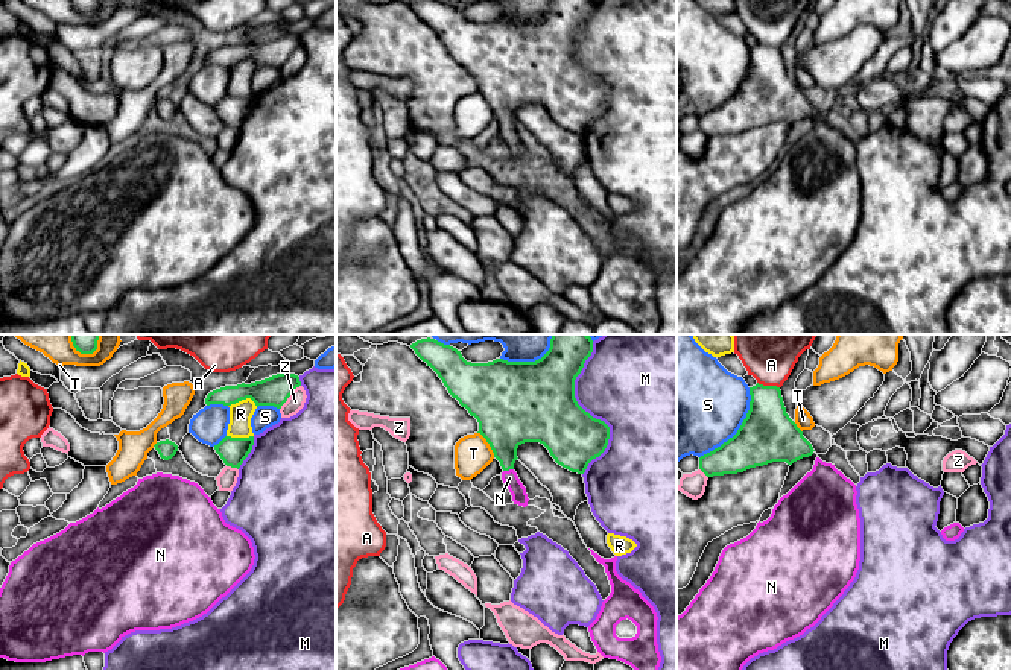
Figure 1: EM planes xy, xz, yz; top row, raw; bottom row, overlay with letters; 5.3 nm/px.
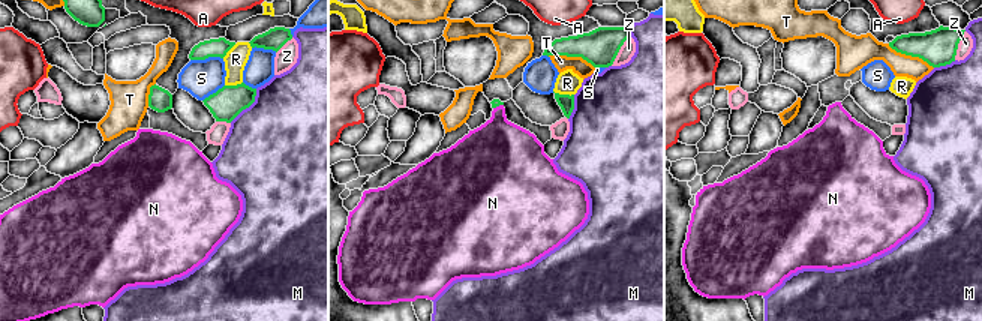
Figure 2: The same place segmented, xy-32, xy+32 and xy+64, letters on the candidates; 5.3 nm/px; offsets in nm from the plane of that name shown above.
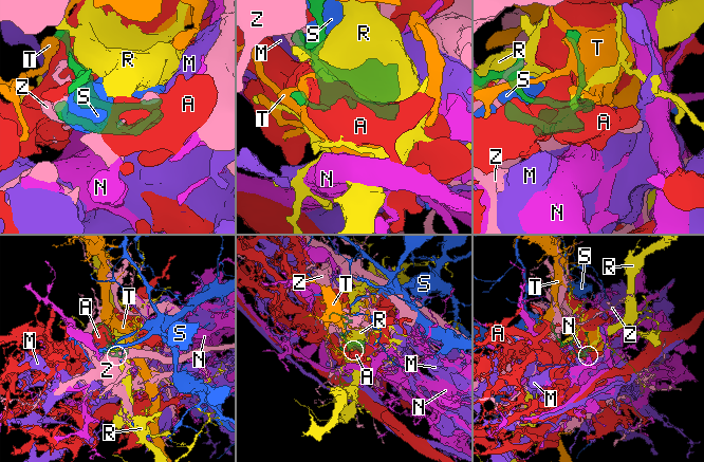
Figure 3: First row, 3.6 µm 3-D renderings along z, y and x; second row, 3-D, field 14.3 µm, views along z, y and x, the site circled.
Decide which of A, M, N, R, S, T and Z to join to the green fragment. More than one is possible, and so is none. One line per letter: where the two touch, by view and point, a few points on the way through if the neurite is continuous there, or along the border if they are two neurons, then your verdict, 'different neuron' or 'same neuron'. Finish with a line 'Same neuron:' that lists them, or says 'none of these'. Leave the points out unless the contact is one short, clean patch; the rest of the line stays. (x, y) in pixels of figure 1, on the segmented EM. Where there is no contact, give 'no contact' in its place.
A: contact yz (768, 386); different neuron
M: contact xz (587, 412); different neuron
N: contact xz (508, 470); way xz (505, 423), (508, 470), (510, 477); same neuron
R: contact xy (244, 398); different neuron
S: contact yz (739, 429); different neuron
T: contact xz (488, 442); different neuron
Z: contact xy (289, 395); different neuron
Same neuron: N

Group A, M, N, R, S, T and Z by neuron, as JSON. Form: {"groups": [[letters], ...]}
{"groups": [["A"], ["M"], ["N"], ["R"], ["S"], ["T"], ["Z"]]}

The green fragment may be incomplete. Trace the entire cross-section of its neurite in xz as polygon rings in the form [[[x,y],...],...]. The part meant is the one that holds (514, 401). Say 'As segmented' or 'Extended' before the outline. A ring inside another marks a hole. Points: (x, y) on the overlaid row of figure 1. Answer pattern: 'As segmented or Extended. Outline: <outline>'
Extended. Outline: [[[552,334],[549,351],[535,362],[496,359],[471,363],[456,348],[430,337],[417,340],[410,348],[438,374],[448,393],[477,419],[477,433],[486,439],[500,462],[502,480],[514,504],[526,507],[529,501],[526,488],[514,471],[521,444],[543,444],[558,465],[578,474],[584,474],[588,463],[605,451],[610,427],[585,412],[575,398],[575,380],[593,352],[588,334]]]

